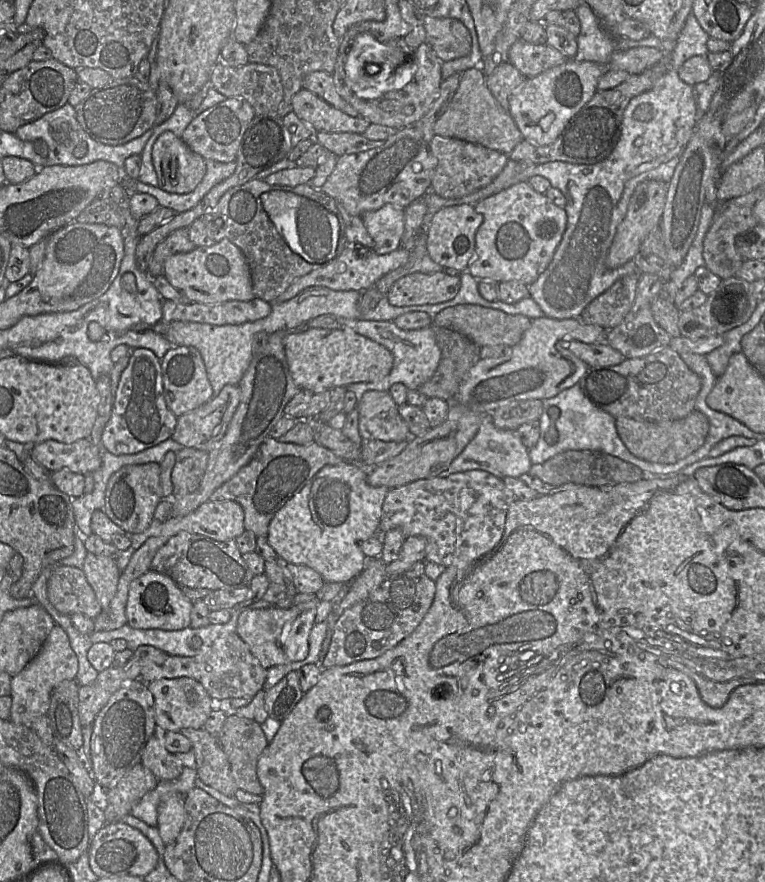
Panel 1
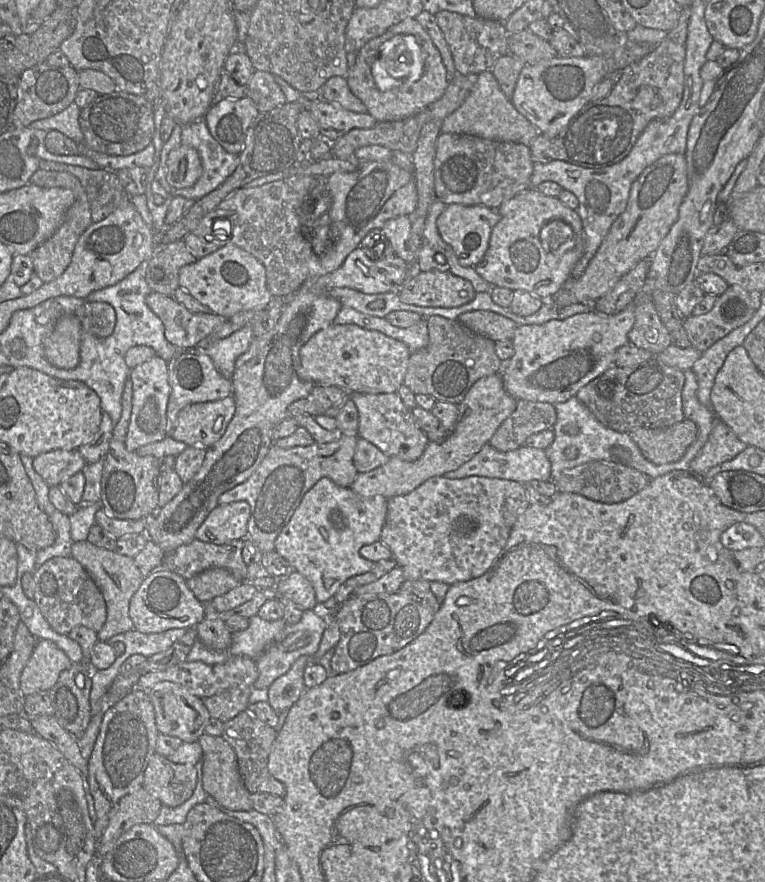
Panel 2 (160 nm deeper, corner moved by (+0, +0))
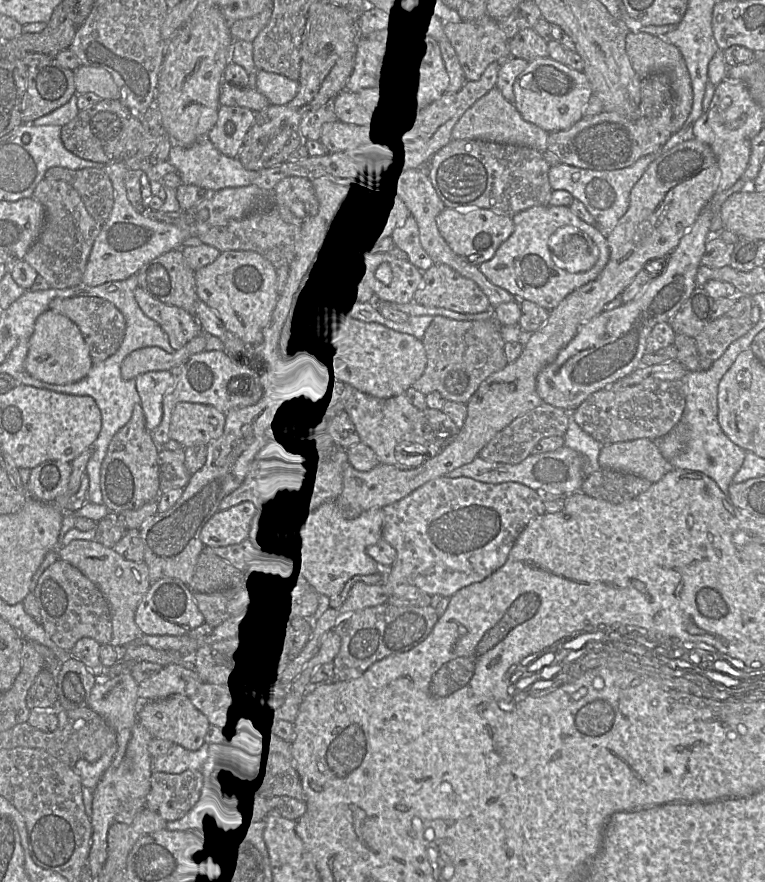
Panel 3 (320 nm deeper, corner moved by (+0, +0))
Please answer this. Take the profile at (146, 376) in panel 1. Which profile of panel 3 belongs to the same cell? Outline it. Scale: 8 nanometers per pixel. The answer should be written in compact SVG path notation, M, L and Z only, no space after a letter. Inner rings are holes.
M151 371L135 378L146 428L153 432L163 417L163 398L174 385L170 371Z

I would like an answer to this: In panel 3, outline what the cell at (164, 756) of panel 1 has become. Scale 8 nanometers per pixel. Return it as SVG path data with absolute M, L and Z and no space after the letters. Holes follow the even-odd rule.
M202 770L181 774L153 772L147 807L169 821L185 818L199 806L206 783Z

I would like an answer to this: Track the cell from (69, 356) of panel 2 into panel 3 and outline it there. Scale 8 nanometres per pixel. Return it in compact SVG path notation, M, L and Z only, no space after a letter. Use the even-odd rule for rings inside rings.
M50 309L37 318L24 362L28 374L50 384L72 384L85 378L92 365L89 348L72 320Z

